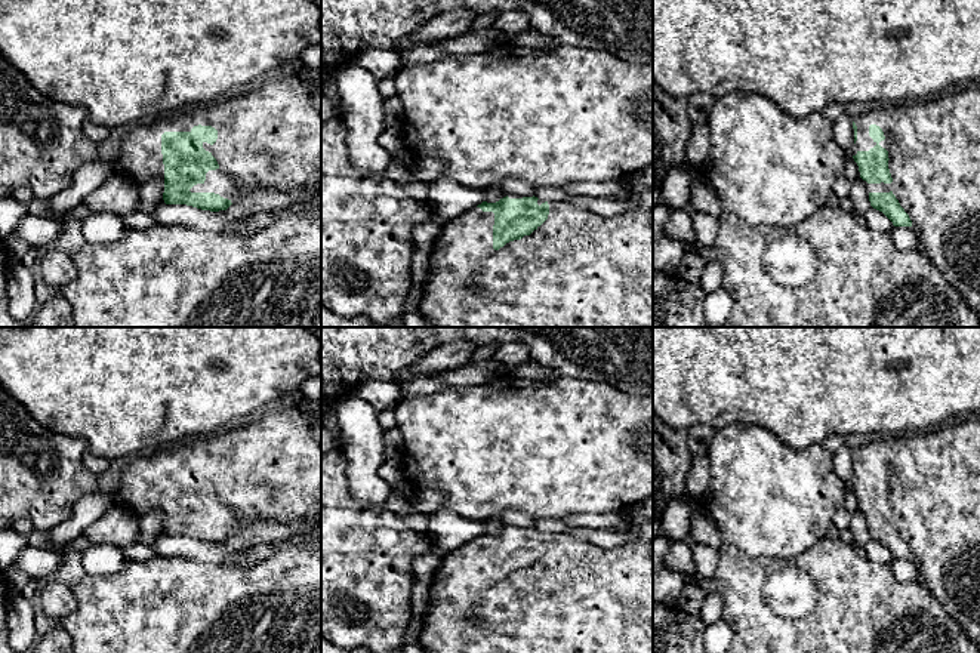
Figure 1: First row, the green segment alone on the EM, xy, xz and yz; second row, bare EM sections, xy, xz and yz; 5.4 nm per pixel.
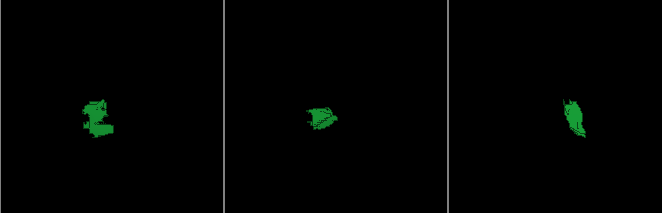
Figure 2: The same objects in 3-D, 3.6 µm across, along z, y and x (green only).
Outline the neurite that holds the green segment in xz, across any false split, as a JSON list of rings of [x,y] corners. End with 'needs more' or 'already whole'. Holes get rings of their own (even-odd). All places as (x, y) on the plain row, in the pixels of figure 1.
[[[506,527],[496,535],[483,533],[449,551],[431,579],[429,612],[417,640],[428,653],[653,653],[653,542],[635,540],[603,548],[567,532],[542,535],[534,527]]]; needs more

